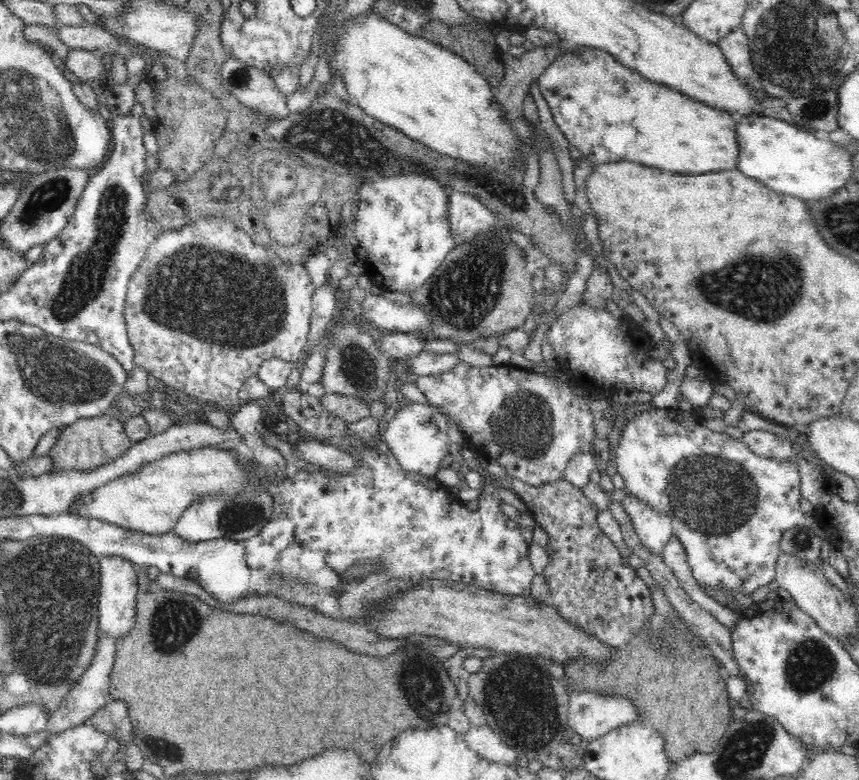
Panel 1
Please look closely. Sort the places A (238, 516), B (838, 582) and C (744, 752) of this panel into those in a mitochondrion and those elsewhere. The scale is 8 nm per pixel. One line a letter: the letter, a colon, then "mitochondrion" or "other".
A: mitochondrion
B: other
C: mitochondrion

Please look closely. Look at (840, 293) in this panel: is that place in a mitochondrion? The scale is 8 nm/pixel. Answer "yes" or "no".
no

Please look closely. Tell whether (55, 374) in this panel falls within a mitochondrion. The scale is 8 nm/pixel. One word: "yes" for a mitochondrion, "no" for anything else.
yes

